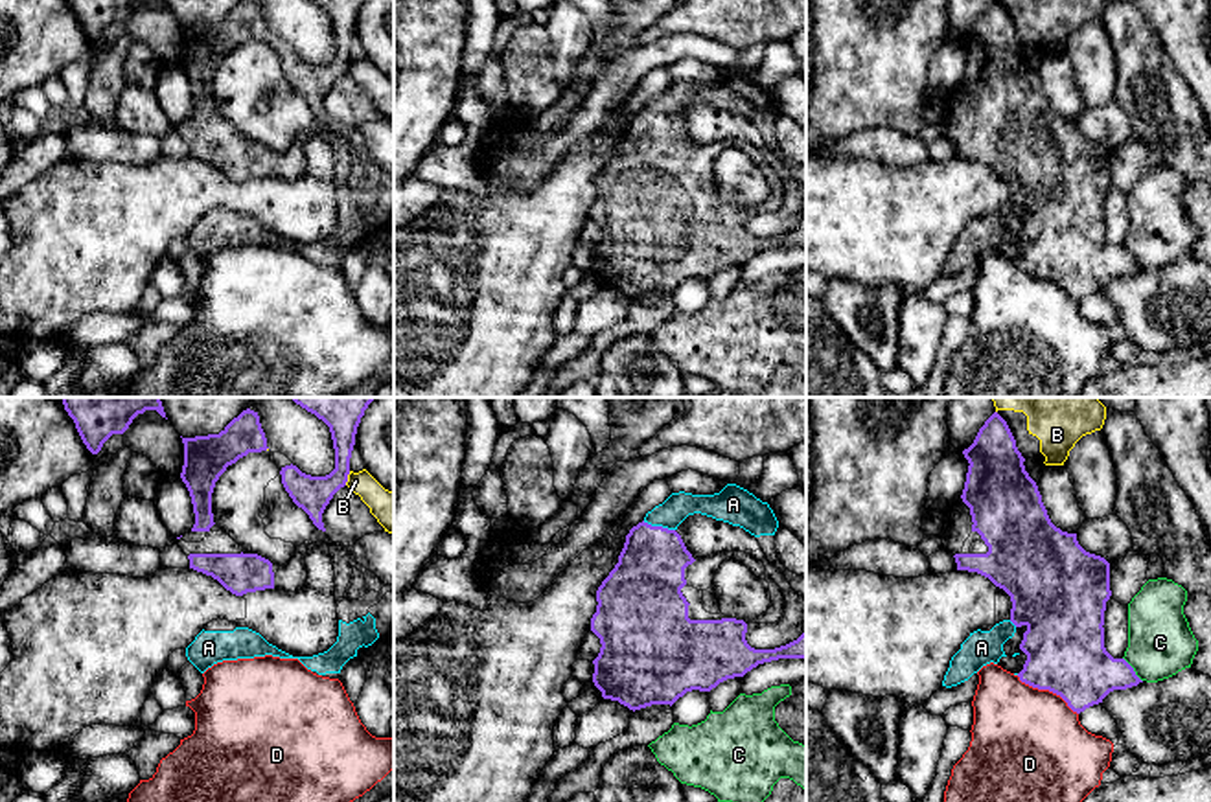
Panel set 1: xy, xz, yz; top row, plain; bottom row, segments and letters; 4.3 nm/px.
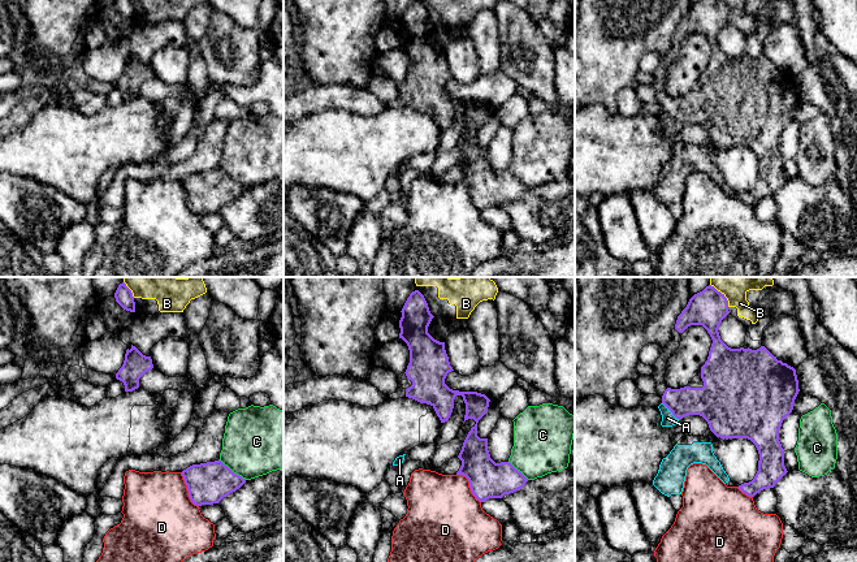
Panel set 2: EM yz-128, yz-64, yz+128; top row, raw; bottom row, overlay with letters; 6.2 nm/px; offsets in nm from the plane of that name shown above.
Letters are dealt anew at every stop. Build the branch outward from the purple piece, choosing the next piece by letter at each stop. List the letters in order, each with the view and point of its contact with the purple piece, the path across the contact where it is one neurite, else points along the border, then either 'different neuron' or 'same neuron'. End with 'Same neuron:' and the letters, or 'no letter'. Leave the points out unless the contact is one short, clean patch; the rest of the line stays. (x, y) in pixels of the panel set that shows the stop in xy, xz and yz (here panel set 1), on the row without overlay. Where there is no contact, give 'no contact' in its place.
A: xz (659, 114) | same neuron
B: xy (346, 67) | different neuron
C: yz (1132, 258) | different neuron
D: yz (1048, 276) | different neuron
Same neuron: A

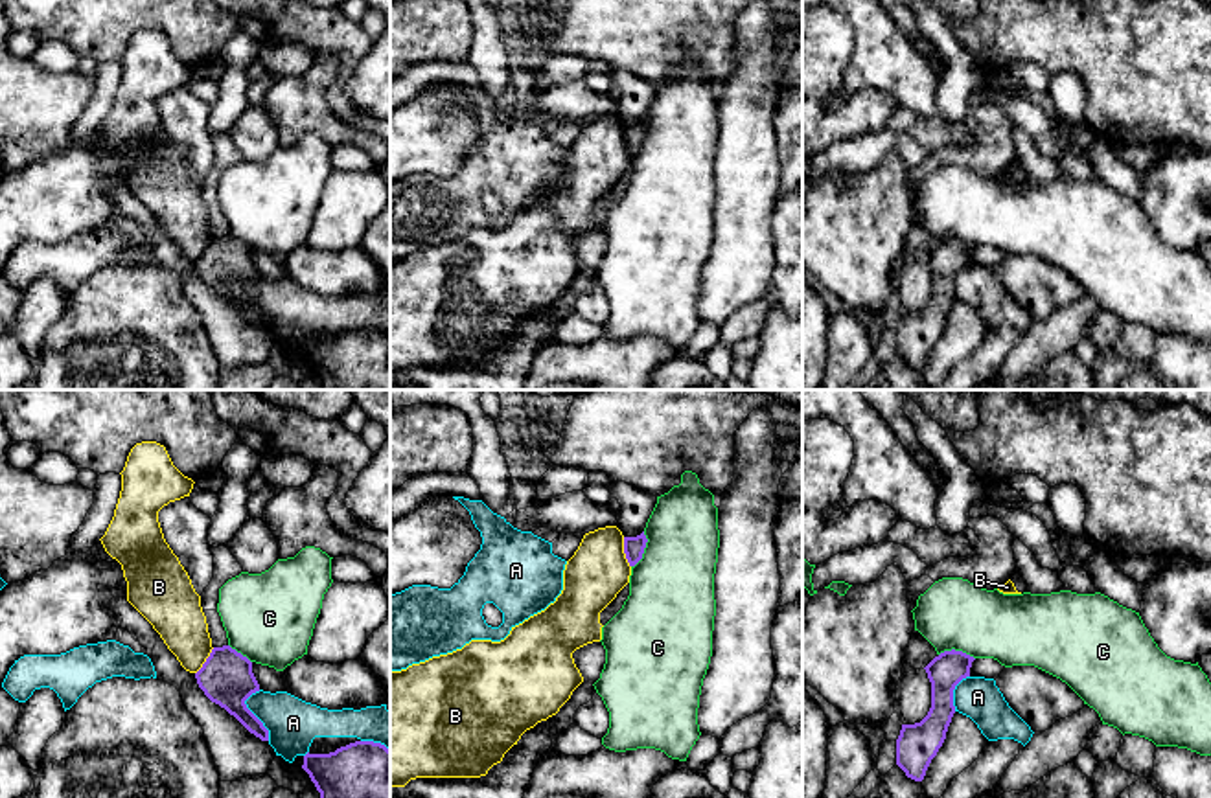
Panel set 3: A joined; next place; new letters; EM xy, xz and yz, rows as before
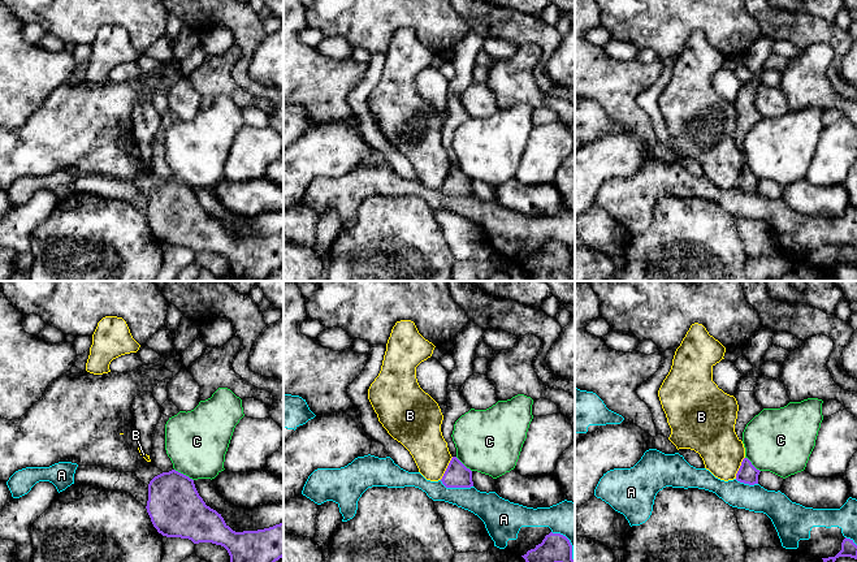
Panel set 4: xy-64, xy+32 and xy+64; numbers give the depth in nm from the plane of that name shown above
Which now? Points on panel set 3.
A: xy (254, 304) | different neuron
B: xz (624, 140) | along xz (622, 125), (622, 140), (630, 155) | different neuron
C: xz (643, 138) | along xz (645, 120), (645, 140), (632, 155) | different neuron
Same neuron: no letter

